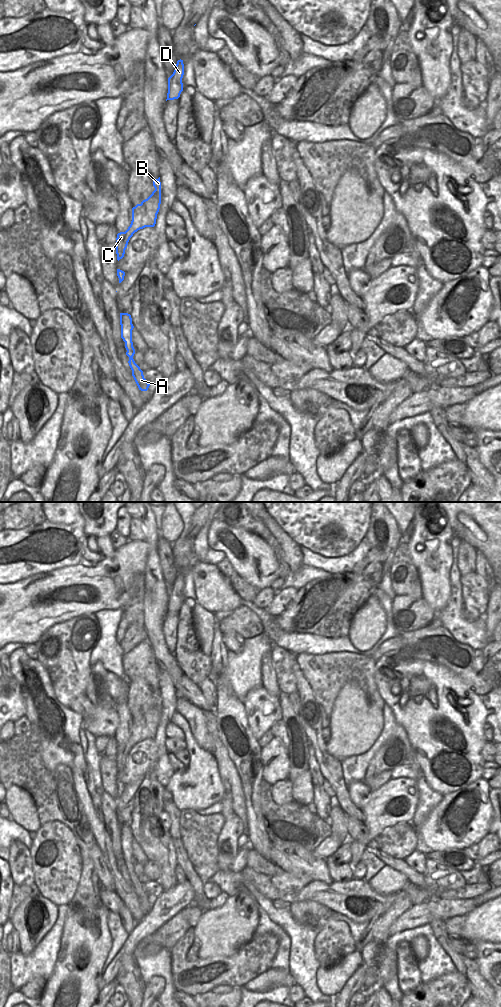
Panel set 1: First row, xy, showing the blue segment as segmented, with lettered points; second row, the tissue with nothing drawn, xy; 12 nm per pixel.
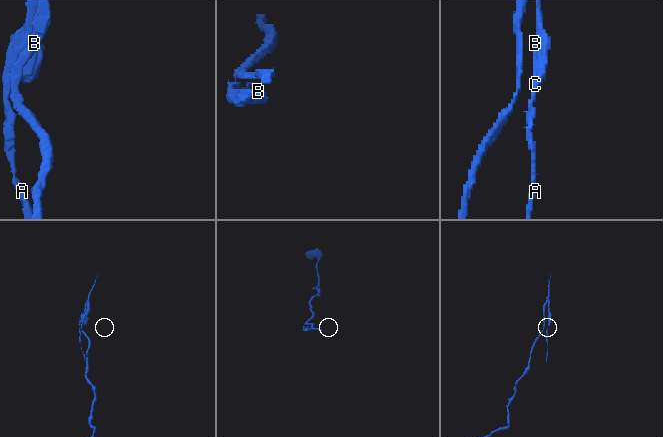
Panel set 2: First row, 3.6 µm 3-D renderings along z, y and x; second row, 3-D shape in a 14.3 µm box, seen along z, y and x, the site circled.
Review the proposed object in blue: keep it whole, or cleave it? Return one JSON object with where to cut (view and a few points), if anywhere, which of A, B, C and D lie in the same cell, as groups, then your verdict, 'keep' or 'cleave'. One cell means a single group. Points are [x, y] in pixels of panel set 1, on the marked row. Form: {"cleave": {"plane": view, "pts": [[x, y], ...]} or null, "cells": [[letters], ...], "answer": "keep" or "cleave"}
{"cleave": {"plane": "xy", "pts": [[173, 74], [171, 87], [168, 90]]}, "cells": [["A", "B", "C"], ["D"]], "answer": "cleave"}

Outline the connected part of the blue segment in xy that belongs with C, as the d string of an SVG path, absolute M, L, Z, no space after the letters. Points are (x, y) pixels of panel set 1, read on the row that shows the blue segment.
M160 177L153 179L153 186L155 190L152 194L132 208L132 221L128 229L117 234L116 254L118 261L124 257L128 242L135 232L145 227L154 227L156 224L161 204Z

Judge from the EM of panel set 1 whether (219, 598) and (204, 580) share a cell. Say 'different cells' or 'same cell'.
same cell

